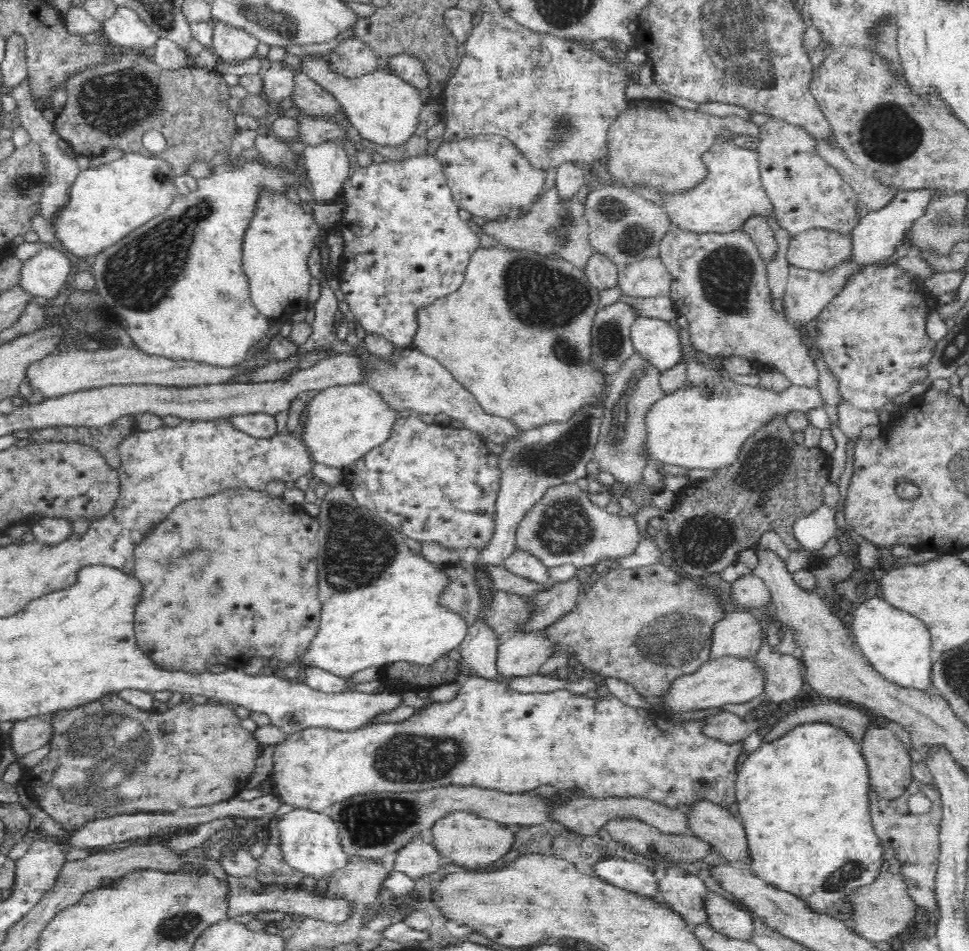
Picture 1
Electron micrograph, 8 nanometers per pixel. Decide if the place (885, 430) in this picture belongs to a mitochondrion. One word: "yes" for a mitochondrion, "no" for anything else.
no

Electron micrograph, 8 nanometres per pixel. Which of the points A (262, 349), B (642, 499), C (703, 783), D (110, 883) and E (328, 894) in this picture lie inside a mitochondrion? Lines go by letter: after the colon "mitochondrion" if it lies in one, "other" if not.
A: other
B: other
C: other
D: other
E: other

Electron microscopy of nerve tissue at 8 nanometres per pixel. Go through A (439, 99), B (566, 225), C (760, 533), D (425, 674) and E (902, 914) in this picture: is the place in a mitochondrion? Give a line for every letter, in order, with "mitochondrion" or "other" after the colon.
A: other
B: mitochondrion
C: other
D: other
E: other

